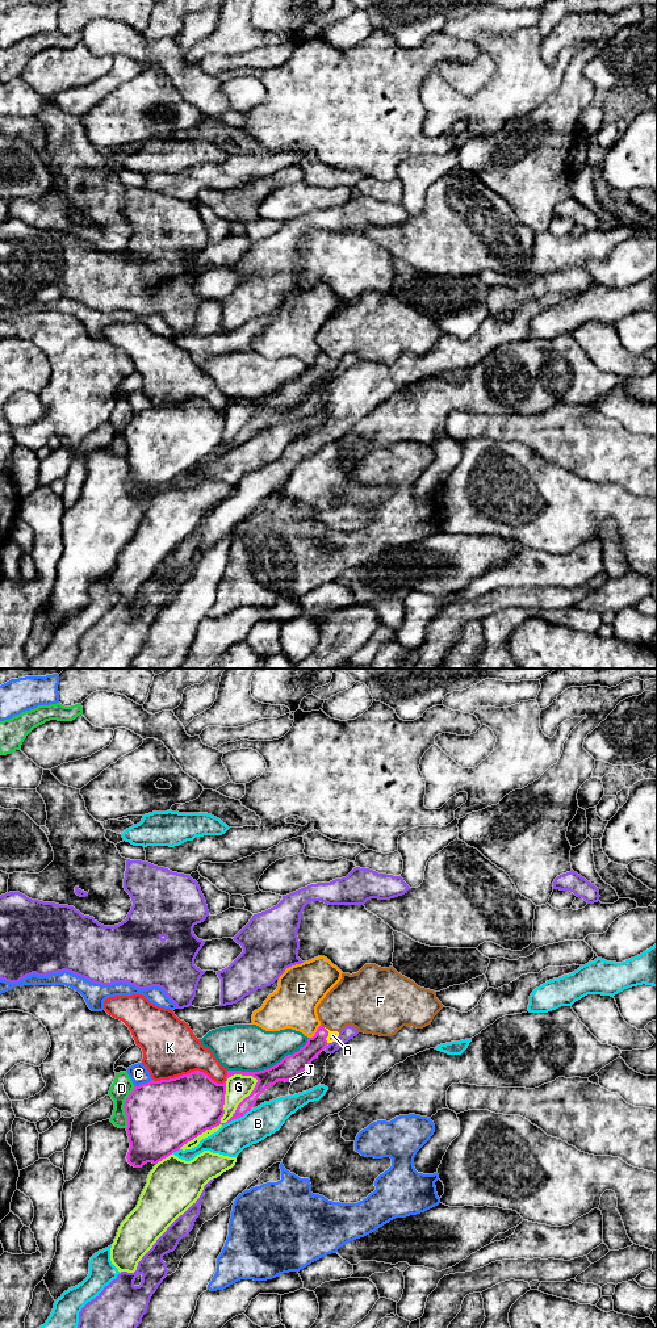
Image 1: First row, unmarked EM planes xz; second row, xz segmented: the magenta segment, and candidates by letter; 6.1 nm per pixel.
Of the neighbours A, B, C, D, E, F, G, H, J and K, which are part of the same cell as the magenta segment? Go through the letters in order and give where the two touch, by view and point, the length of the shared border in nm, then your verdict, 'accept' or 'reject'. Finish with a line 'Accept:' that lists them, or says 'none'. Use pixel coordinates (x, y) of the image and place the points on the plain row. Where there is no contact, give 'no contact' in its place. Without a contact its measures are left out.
A: meets magenta in xz at (327, 363); contact 110 nm long; accept
B: meets magenta in xz at (237, 445); contact 220 nm long; reject
C: meets magenta in xz at (142, 411); contact 120 nm long; reject
D: meets magenta in xz at (124, 435); contact 260 nm long; reject
E: meets magenta in xz at (316, 360); contact 120 nm long; reject
F: meets magenta in xz at (322, 354); contact 40 nm long; reject
G: meets magenta in xz at (222, 451); contact 650 nm long; reject
H: meets magenta in xz at (268, 396); contact 550 nm long; reject
J: meets magenta in xz at (289, 407); contact 60 nm long; reject
K: meets magenta in xz at (195, 398); contact 460 nm long; reject
Accept: A

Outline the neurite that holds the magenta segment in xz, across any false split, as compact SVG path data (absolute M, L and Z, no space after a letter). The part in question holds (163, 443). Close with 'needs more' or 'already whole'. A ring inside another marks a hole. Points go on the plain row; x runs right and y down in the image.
M200 398L134 414L124 433L130 470L127 490L134 495L142 495L147 490L158 491L206 457L226 452L221 449L225 422L226 409L217 411Z | already whole

